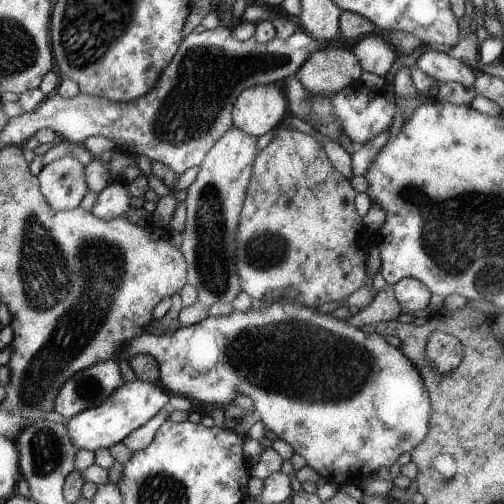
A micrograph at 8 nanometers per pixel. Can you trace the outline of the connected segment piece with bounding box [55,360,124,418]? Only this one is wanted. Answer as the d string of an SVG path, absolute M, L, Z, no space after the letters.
M117 360L98 362L66 381L57 394L55 411L64 418L76 417L83 410L100 406L101 401L110 398L123 383Z

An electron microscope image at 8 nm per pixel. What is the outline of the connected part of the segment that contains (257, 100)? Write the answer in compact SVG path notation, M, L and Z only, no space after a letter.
M280 83L254 85L237 98L233 126L260 137L278 127L289 114L289 98Z

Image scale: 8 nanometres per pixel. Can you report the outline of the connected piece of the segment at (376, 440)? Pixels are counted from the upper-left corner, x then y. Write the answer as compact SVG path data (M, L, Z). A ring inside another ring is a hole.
M282 300L280 302L272 302L265 304L260 308L250 308L245 312L233 311L229 315L210 316L193 324L192 326L179 327L174 334L162 334L162 336L152 335L145 332L138 335L129 342L129 346L125 350L124 356L129 360L137 354L150 355L159 366L161 377L159 384L170 390L170 394L190 398L202 402L204 406L226 406L232 401L236 395L246 395L252 398L254 402L255 412L258 414L258 420L262 420L267 430L271 430L278 436L278 439L284 440L294 448L296 454L300 454L306 464L316 470L324 480L331 480L334 484L349 485L358 483L364 477L377 473L380 468L391 467L404 452L414 450L420 445L426 434L428 434L428 424L432 424L430 418L430 400L428 400L428 392L426 392L424 376L421 374L420 368L407 356L400 352L400 347L394 348L390 346L385 336L380 333L366 333L350 322L342 322L340 318L334 316L324 316L318 314L314 307L304 306L298 302L288 302Z

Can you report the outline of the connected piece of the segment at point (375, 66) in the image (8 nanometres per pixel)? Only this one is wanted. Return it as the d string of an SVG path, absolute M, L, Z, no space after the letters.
M372 34L354 46L354 56L359 60L363 72L385 77L399 55L388 38Z

